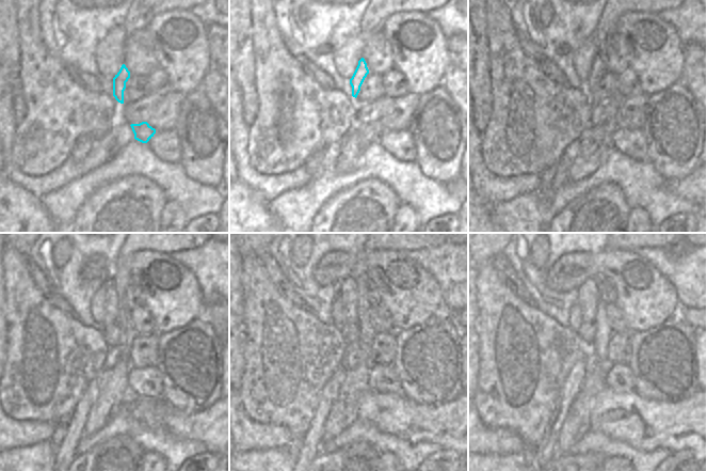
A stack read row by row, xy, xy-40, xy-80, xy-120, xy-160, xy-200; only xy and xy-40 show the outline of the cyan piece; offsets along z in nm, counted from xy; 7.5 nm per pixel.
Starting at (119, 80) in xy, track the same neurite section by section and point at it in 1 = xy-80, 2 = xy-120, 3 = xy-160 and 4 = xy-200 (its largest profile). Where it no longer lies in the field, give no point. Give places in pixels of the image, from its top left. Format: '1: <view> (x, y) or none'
1: xy-80 (598, 68)
2: xy-120 (111, 312)
3: xy-160 (349, 294)
4: xy-200 (588, 294)

